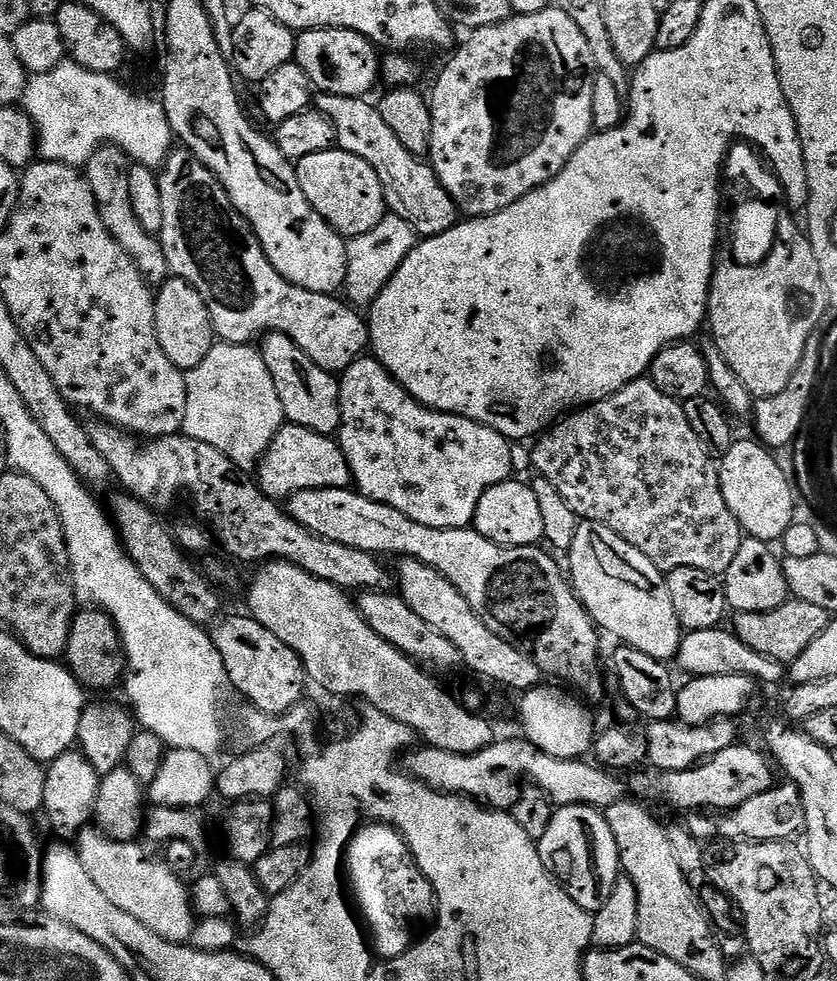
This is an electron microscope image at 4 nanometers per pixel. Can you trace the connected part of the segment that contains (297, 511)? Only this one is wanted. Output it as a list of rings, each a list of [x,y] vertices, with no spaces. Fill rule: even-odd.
[[[352,488],[302,490],[287,501],[286,511],[299,524],[319,536],[330,538],[332,542],[342,542],[344,546],[350,546],[354,550],[375,552],[384,558],[413,556],[416,560],[426,562],[428,566],[450,578],[450,582],[458,586],[458,590],[470,602],[482,622],[486,622],[486,626],[490,626],[490,630],[494,630],[498,638],[524,651],[540,667],[545,677],[553,676],[553,681],[563,682],[568,686],[573,684],[578,691],[585,692],[592,700],[603,694],[604,680],[600,677],[601,633],[576,595],[562,564],[560,569],[560,564],[556,561],[559,559],[551,551],[540,546],[502,548],[482,538],[482,534],[478,534],[471,527],[438,530],[422,526],[406,518],[402,510],[394,510],[382,502],[374,502],[369,496],[363,496]]]

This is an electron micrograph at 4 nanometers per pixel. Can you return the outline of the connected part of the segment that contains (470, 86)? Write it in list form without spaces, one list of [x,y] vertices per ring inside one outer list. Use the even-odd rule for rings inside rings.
[[[549,6],[540,12],[525,12],[513,14],[508,20],[500,24],[475,29],[472,36],[460,49],[457,47],[451,53],[448,65],[440,72],[436,85],[430,91],[430,107],[432,109],[432,121],[434,130],[430,138],[427,159],[433,170],[438,174],[438,182],[450,194],[450,198],[456,203],[457,209],[465,217],[489,216],[514,202],[518,202],[526,194],[530,194],[535,188],[541,188],[546,182],[550,182],[570,162],[570,158],[593,135],[592,119],[594,118],[593,99],[594,82],[598,75],[594,54],[590,54],[590,45],[586,42],[586,34],[578,30],[578,22],[570,18],[559,6]]]

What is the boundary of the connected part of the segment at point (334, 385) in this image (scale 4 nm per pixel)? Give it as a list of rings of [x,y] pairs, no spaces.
[[[265,332],[262,337],[262,355],[270,376],[274,378],[274,386],[278,390],[278,398],[282,398],[284,419],[287,423],[306,426],[323,436],[332,436],[340,431],[340,381],[335,375],[322,366],[318,366],[301,350],[286,334],[281,332]]]

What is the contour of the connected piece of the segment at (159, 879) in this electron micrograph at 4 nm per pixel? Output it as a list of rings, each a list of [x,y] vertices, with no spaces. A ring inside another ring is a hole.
[[[89,826],[79,833],[78,851],[82,866],[90,873],[94,886],[126,914],[134,914],[154,934],[172,944],[188,944],[198,923],[192,906],[189,885],[183,884],[166,865],[148,856],[146,849],[136,840],[111,840],[95,827]]]

